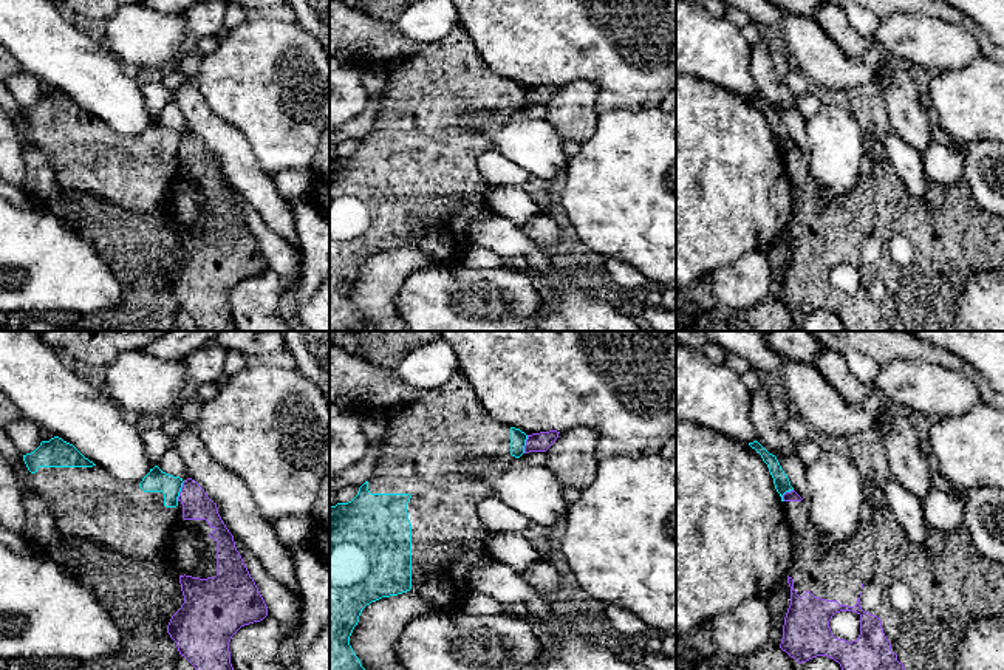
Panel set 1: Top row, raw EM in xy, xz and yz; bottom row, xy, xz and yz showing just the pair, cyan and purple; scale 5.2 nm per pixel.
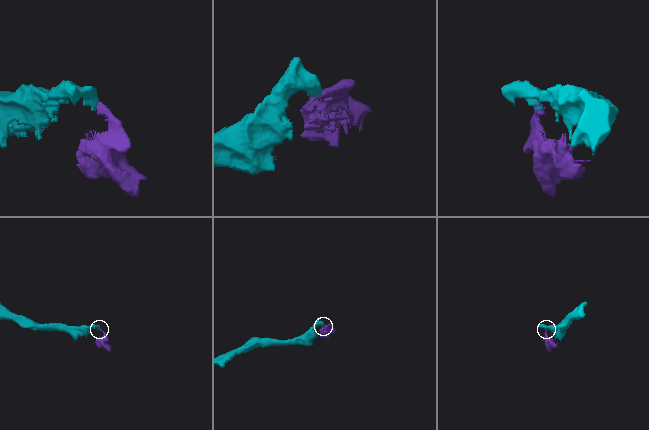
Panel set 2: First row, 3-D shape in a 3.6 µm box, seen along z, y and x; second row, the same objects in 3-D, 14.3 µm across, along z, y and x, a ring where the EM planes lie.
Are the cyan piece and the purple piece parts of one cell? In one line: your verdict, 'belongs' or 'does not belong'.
does not belong

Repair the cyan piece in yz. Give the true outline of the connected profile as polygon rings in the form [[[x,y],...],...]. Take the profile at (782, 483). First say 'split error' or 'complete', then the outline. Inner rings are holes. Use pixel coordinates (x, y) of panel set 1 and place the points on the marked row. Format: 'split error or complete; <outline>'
complete; [[[758,441],[749,443],[749,446],[755,449],[761,455],[763,461],[767,464],[769,472],[773,478],[775,489],[780,494],[781,501],[784,501],[783,495],[786,492],[794,491],[794,487],[791,486],[791,481],[787,475],[784,473],[784,470],[781,469],[777,456],[769,453]]]

